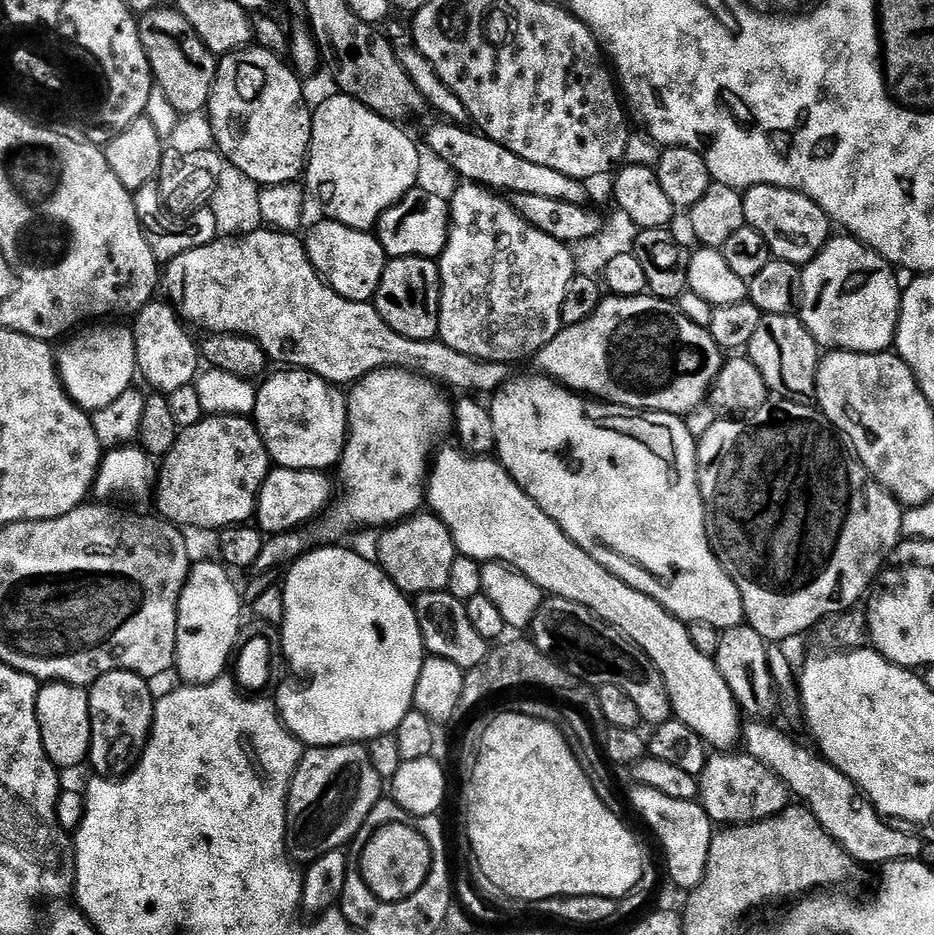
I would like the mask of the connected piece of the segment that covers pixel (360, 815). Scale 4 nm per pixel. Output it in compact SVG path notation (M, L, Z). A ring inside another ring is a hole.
M359 743L336 744L333 748L309 747L288 791L285 853L297 865L304 866L328 852L343 849L347 840L362 832L366 814L382 798L380 787L382 781L368 758L367 747Z

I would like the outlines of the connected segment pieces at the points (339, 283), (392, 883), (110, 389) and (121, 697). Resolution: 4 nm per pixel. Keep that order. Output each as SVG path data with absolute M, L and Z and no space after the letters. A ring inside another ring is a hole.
M321 219L321 224L316 224L306 235L306 247L310 262L316 268L316 273L335 290L339 296L347 300L359 300L368 302L373 299L378 290L378 282L384 273L386 257L384 248L371 231L351 228L340 224L336 220Z
M398 823L386 824L384 827L375 829L369 836L371 838L362 852L358 869L365 884L375 897L381 901L394 902L405 900L410 894L416 893L429 876L430 862L432 861L426 840L412 827L401 826Z
M92 326L89 332L81 331L81 336L73 335L71 339L67 341L68 345L65 346L61 352L58 352L58 371L60 374L60 380L64 383L64 388L68 391L68 396L72 399L74 404L77 404L79 408L87 410L89 413L100 411L102 408L109 408L115 400L122 395L123 392L129 391L133 387L132 379L137 379L138 369L136 367L136 338L131 327L128 328L96 328L100 326Z
M111 672L98 678L87 689L90 706L90 750L87 763L97 777L123 778L135 768L148 745L148 737L152 735L152 717L154 715L154 695L148 689L149 681L133 672Z

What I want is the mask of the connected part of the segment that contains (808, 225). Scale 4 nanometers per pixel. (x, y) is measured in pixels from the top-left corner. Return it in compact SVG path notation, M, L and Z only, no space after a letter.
M754 186L744 192L747 227L758 230L770 246L773 257L801 266L809 264L830 239L830 221L809 196L789 188Z

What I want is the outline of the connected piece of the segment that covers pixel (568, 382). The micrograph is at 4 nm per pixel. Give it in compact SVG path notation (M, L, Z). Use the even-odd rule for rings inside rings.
M651 294L642 296L614 296L609 295L601 299L600 305L596 308L596 313L588 320L583 320L577 324L570 324L561 327L557 336L552 339L547 346L536 353L534 364L537 364L541 373L547 374L551 379L561 383L565 388L571 388L574 392L587 394L592 398L599 398L601 401L610 404L621 404L624 408L639 408L642 412L669 412L675 416L683 417L684 412L692 412L699 404L705 403L708 389L711 388L714 378L720 372L722 363L722 353L720 347L714 342L714 338L702 326L694 326L686 314L671 300L660 300Z

